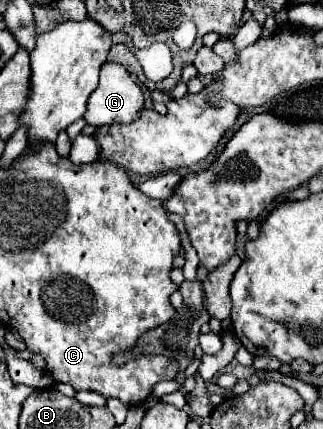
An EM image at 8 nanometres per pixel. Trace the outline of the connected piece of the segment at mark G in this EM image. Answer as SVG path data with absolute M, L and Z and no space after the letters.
M107 61L101 65L99 85L87 101L87 113L83 119L87 121L87 125L93 125L93 127L111 125L111 123L131 123L137 117L139 109L143 109L143 101L145 97L141 87L131 79L131 75L123 69L123 65Z

